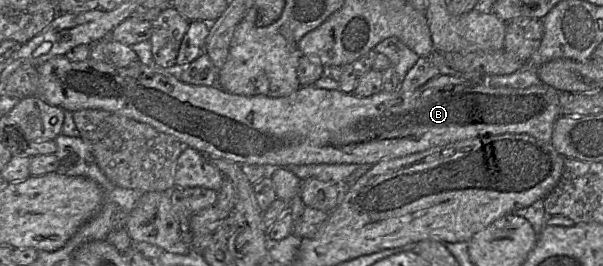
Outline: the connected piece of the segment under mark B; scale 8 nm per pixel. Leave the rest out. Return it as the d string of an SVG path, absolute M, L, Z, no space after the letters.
M63 55L63 56L55 56L55 57L51 58L47 62L45 62L43 64L41 64L40 66L36 67L36 70L37 70L37 72L39 74L39 79L40 79L39 80L39 87L38 87L38 92L37 92L36 96L31 96L31 97L39 97L40 99L44 100L46 103L48 103L51 106L57 106L57 107L60 107L60 108L62 108L64 110L71 111L71 112L75 112L75 111L82 110L82 109L100 109L100 110L108 111L108 112L115 113L115 114L118 114L118 115L122 115L122 116L125 116L127 118L133 119L135 121L138 121L138 122L141 122L141 123L146 123L146 124L150 125L151 127L153 127L154 129L156 129L156 130L158 130L160 132L163 132L163 133L165 133L167 135L174 136L181 143L183 143L183 145L185 145L186 147L195 149L196 151L206 155L209 158L222 158L222 159L225 159L225 160L228 160L228 161L240 164L240 165L256 164L256 165L263 165L265 167L278 167L278 168L285 168L285 167L287 167L289 165L308 165L308 164L357 164L357 165L370 165L371 166L371 165L375 165L376 163L379 163L379 162L384 161L384 160L403 157L403 156L406 156L406 155L409 155L409 154L425 151L425 150L428 150L428 149L433 148L433 147L446 145L446 144L453 143L453 142L456 142L456 141L462 141L462 140L466 140L466 139L470 139L470 138L474 138L474 137L478 137L478 136L500 135L500 134L504 134L504 133L523 133L523 134L531 135L532 137L534 137L534 138L536 138L536 139L538 139L540 141L550 142L551 137L552 137L554 123L555 123L556 119L562 115L561 114L561 106L560 106L560 101L559 101L558 90L551 87L550 85L542 83L542 82L540 84L533 85L533 86L530 86L528 88L520 89L520 88L511 88L511 87L495 87L495 86L492 86L492 85L487 85L483 81L483 77L482 78L468 78L468 79L465 79L465 78L459 78L459 77L451 76L451 75L438 75L438 76L430 79L424 85L420 86L419 88L417 88L415 91L413 91L411 93L401 93L399 90L395 91L395 92L392 92L392 93L380 91L377 94L374 94L374 95L369 96L369 97L357 97L354 93L347 94L347 93L342 92L341 90L319 89L315 85L312 85L312 86L299 87L296 91L294 91L293 93L291 93L290 95L285 96L285 97L268 97L268 96L264 96L264 95L256 95L256 96L235 95L235 94L231 94L231 93L226 92L225 90L223 90L219 86L204 86L204 85L186 84L184 82L182 82L178 78L178 76L176 74L160 74L160 73L156 73L153 70L151 70L148 66L145 66L143 63L142 64L138 64L138 63L137 64L130 64L127 67L117 67L117 66L115 66L115 65L109 63L109 62L101 62L101 61L96 61L96 60L93 60L93 59L88 59L86 61L80 61L80 62L72 62L72 61L68 60Z

